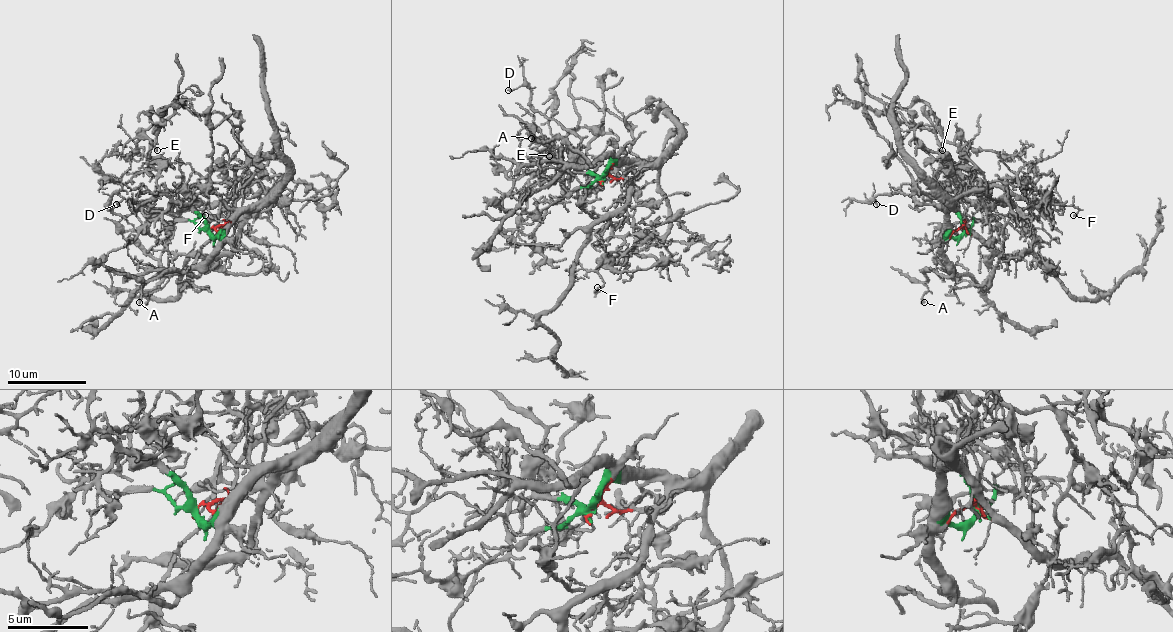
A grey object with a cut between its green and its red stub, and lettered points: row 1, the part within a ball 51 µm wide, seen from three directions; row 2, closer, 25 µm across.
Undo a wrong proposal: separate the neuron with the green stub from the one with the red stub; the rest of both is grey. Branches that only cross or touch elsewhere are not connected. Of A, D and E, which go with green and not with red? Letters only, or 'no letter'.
A, D

